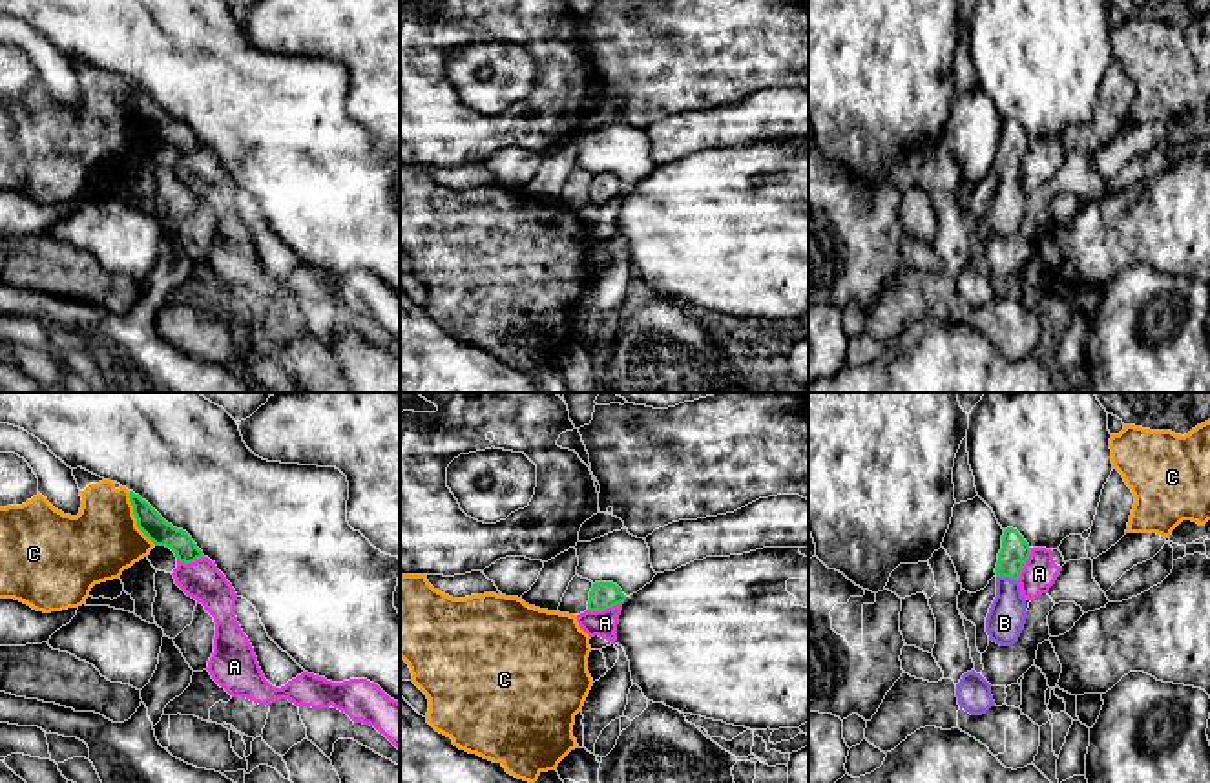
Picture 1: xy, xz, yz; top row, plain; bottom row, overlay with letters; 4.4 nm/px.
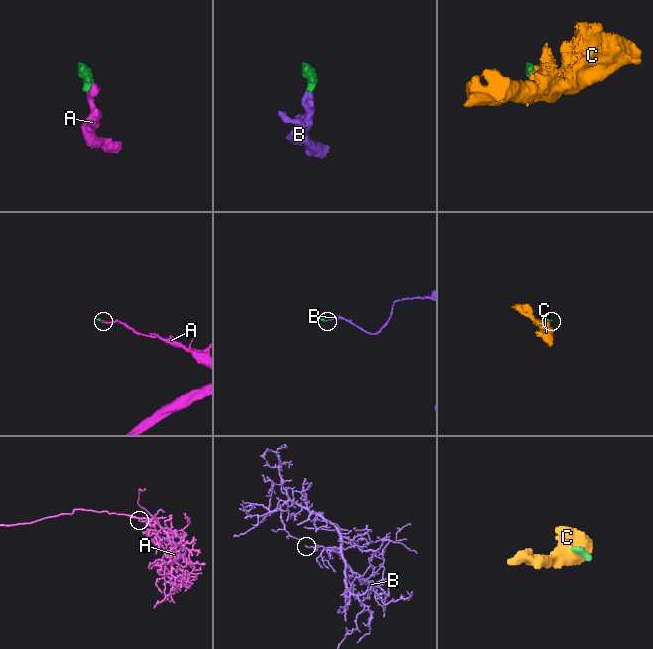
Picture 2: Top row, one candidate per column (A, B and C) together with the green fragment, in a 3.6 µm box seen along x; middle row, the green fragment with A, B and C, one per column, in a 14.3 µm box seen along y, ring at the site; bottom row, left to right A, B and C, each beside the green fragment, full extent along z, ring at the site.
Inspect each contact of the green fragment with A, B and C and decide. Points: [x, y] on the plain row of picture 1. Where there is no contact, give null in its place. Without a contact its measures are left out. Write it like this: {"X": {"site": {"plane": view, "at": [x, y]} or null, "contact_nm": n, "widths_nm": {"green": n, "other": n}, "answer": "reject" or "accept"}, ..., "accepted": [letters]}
{"A": {"site": {"plane": "xz", "at": [604, 199]}, "contact_nm": 170, "widths_nm": {"green": 120, "other": 110}, "answer": "reject"}, "B": {"site": {"plane": "yz", "at": [1008, 167]}, "contact_nm": 100, "widths_nm": {"green": 130, "other": 170}, "answer": "accept"}, "C": {"site": {"plane": "xy", "at": [135, 108]}, "contact_nm": 260, "widths_nm": {"green": 110, "other": 320}, "answer": "reject"}, "accepted": ["B"]}

